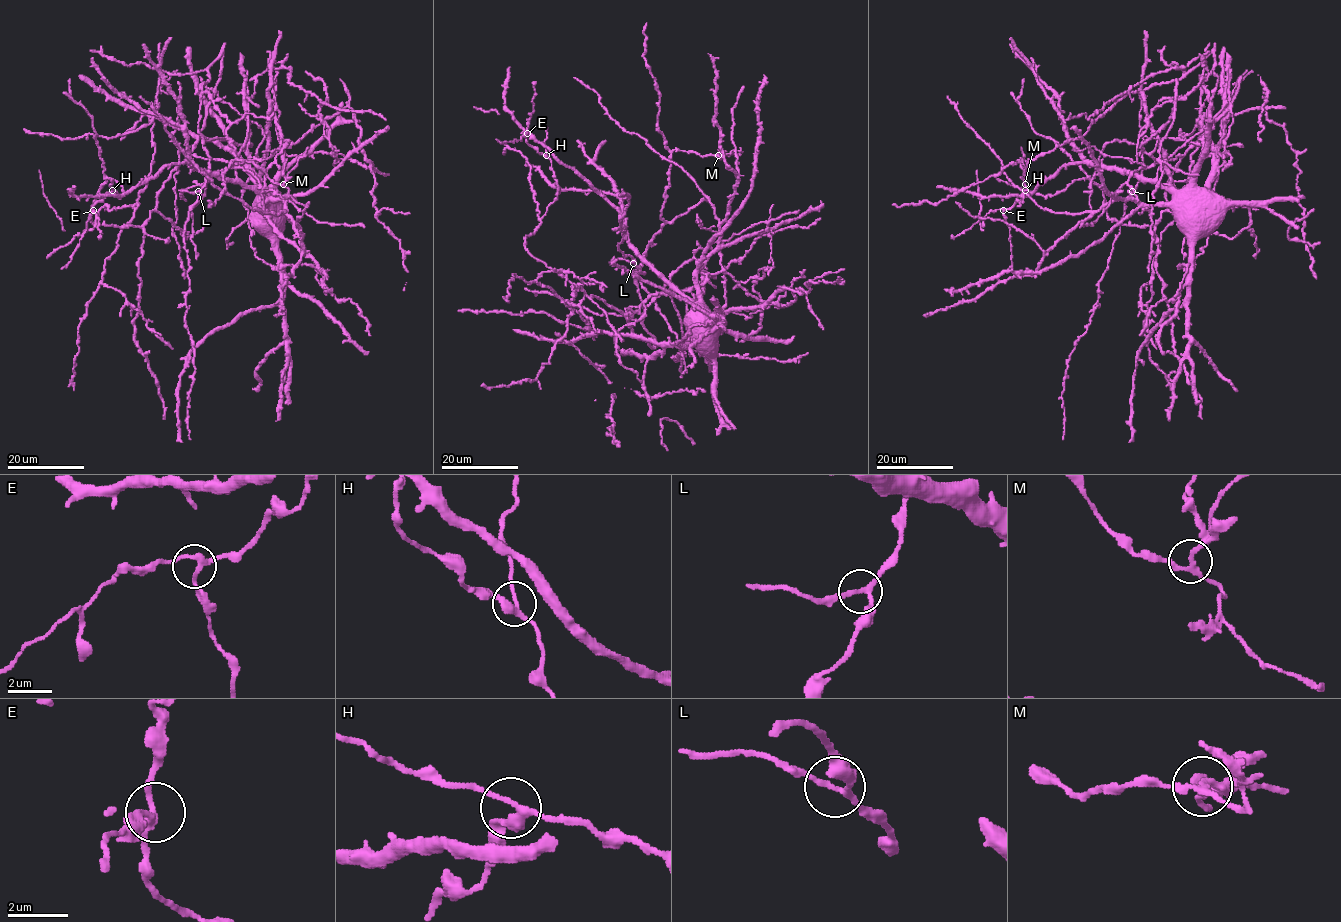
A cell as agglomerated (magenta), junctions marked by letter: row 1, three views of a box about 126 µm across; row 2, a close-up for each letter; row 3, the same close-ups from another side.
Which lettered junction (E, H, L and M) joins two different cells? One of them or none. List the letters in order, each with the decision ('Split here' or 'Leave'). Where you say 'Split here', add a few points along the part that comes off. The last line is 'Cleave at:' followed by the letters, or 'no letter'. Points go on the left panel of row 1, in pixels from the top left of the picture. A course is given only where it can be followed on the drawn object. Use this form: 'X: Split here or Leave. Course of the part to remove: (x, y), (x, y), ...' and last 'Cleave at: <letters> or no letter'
E: Leave
H: Leave
L: Leave
M: Split here. Course of the part to remove: (283, 184), (287, 174), (308, 147)
Cleave at: M

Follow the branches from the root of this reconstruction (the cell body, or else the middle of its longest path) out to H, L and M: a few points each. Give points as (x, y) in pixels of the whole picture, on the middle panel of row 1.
H: (701, 306), (692, 339), (654, 343), (637, 336), (618, 309), (536, 259), (524, 238), (558, 193), (546, 155)
L: (701, 306), (698, 332), (680, 348), (676, 335), (642, 285), (637, 273), (644, 273), (633, 263)
M: (701, 306), (698, 332), (680, 348), (633, 270), (664, 223), (671, 151), (718, 155)

